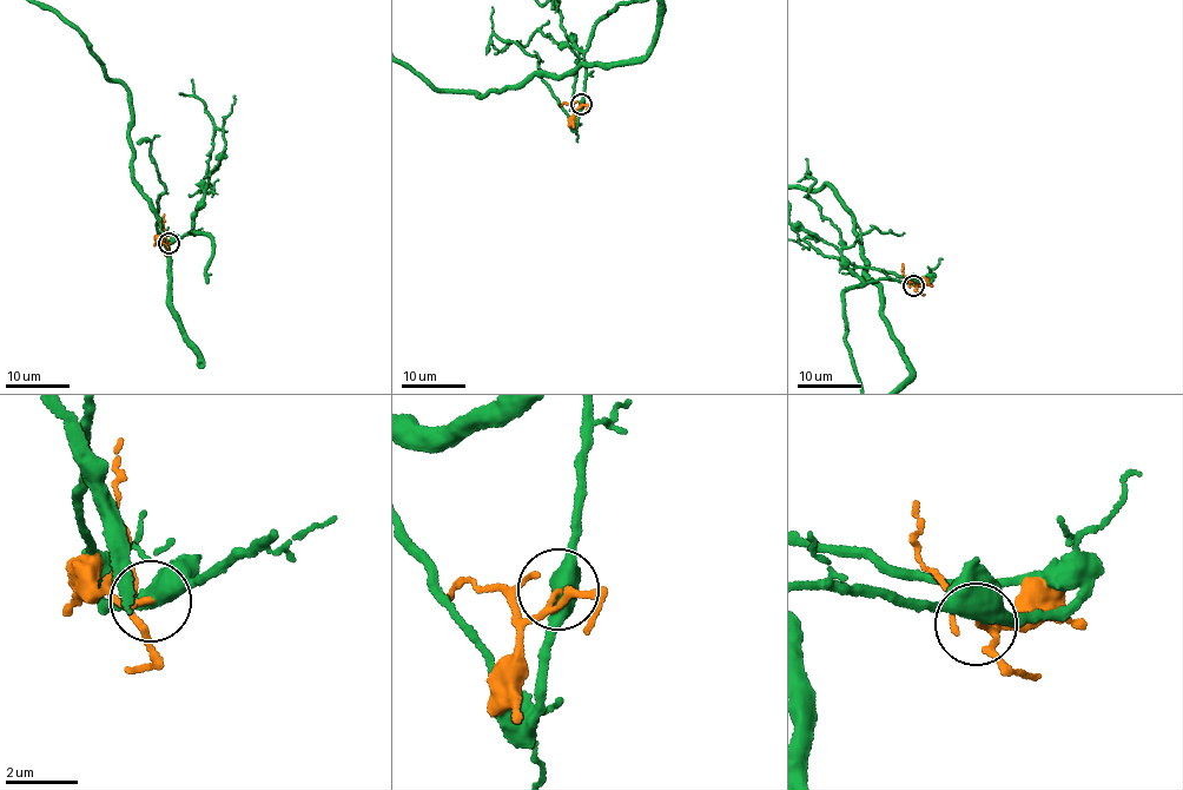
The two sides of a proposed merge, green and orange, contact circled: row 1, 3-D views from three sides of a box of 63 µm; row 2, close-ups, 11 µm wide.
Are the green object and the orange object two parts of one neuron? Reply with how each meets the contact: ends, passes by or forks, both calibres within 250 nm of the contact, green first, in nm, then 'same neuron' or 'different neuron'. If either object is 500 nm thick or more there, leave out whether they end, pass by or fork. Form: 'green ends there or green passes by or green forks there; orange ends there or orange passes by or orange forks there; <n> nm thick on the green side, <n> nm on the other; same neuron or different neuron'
green passes by; orange passes by; 480 nm thick on the green side, 110 nm on the other; different neuron

